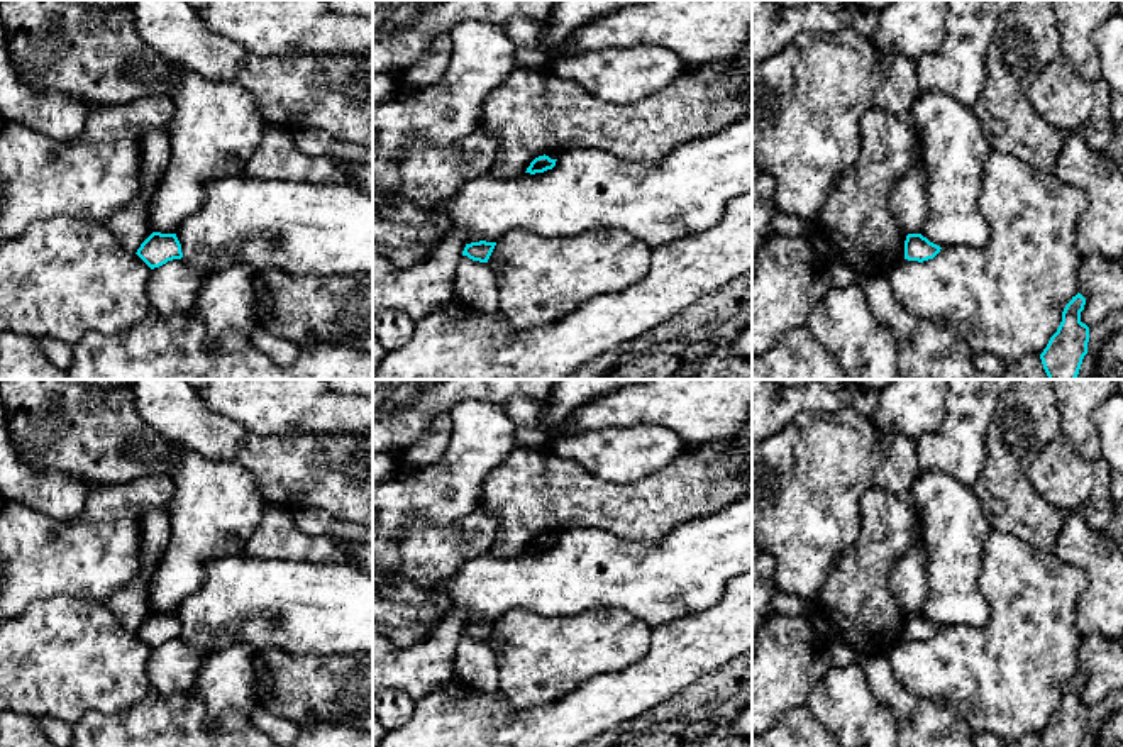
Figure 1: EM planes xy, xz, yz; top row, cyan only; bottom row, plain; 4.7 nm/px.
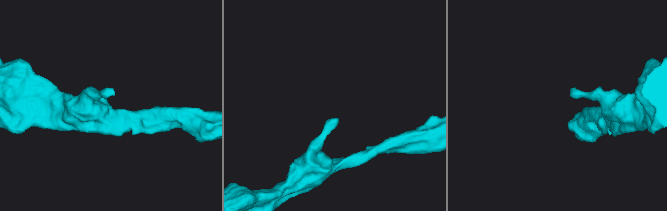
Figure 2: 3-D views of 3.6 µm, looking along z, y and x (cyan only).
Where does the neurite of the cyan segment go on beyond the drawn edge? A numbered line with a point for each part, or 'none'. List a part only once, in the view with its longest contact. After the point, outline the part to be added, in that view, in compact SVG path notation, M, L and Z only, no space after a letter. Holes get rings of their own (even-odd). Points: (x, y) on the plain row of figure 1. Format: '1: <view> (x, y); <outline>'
none

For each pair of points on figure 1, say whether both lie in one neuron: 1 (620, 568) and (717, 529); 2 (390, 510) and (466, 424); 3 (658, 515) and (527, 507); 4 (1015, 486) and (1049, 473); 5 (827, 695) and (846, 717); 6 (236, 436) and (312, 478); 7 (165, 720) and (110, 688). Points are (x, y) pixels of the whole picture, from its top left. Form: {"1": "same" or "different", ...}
{"1": "same", "2": "same", "3": "same", "4": "different", "5": "same", "6": "same", "7": "different"}

